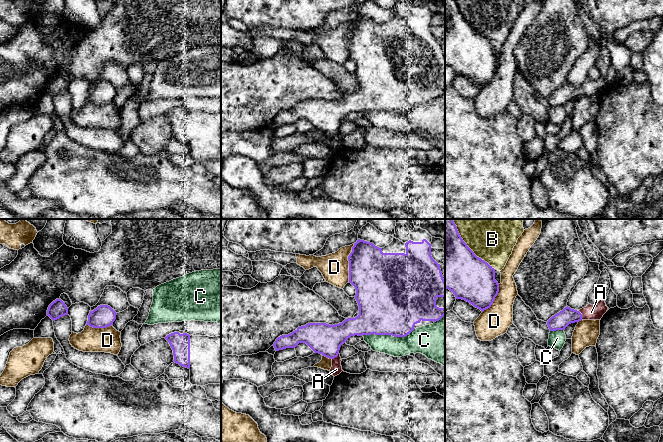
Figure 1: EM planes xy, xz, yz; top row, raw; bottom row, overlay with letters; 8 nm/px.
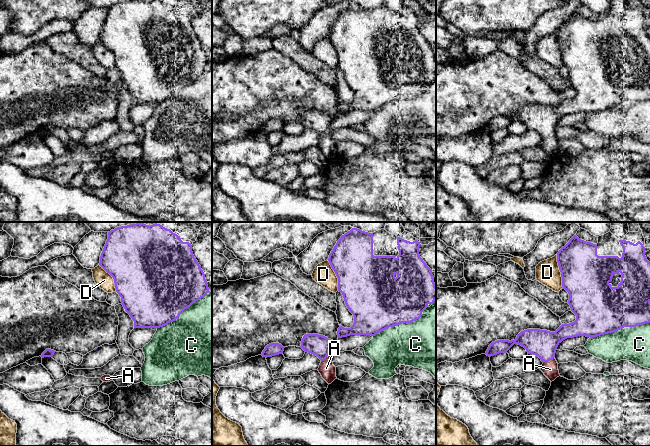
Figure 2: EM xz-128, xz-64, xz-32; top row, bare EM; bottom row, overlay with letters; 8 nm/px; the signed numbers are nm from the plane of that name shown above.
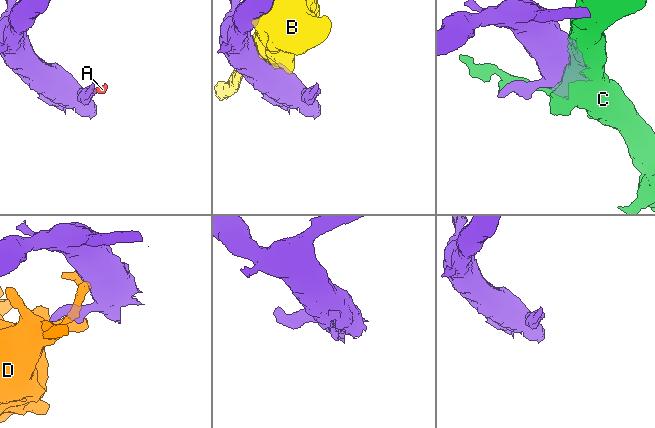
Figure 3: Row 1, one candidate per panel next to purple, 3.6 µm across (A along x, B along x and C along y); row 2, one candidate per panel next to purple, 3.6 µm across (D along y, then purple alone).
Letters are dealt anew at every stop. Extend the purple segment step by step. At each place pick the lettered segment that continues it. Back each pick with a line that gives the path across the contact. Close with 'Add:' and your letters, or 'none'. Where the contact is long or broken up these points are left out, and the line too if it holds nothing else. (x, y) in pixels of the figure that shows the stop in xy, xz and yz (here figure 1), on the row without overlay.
A: runs through yz (561, 96), (566, 92), (581, 90), (591, 88)
Add: A

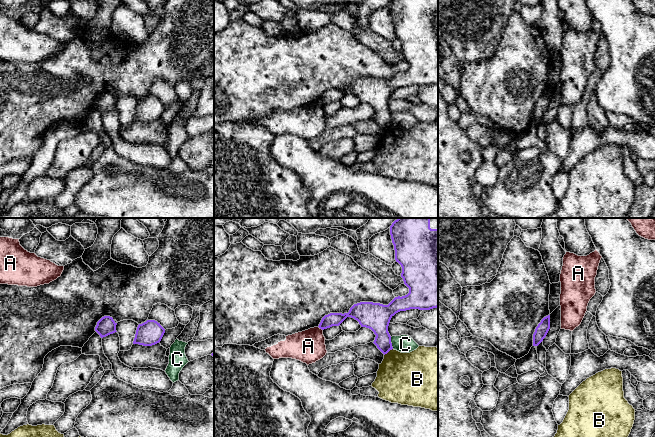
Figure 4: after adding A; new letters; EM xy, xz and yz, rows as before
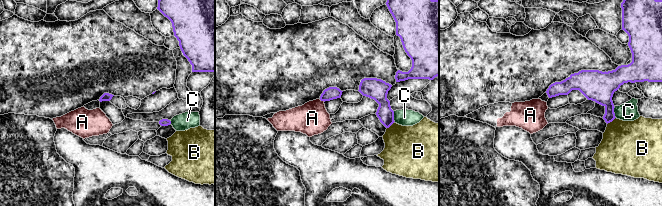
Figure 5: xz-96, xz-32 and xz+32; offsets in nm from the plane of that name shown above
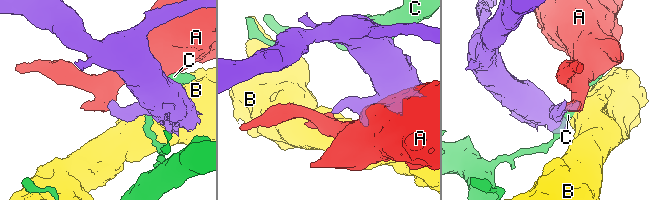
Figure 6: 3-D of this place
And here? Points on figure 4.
Add: none

